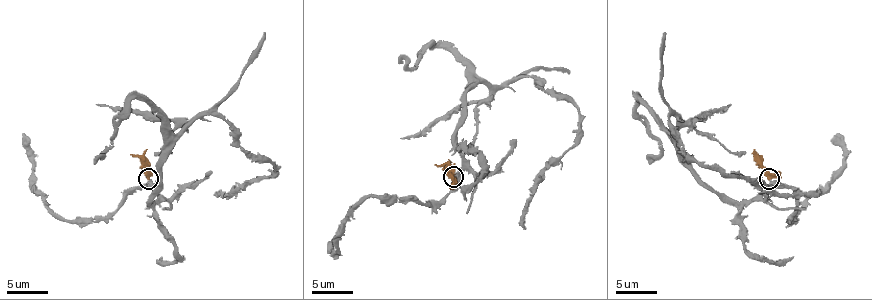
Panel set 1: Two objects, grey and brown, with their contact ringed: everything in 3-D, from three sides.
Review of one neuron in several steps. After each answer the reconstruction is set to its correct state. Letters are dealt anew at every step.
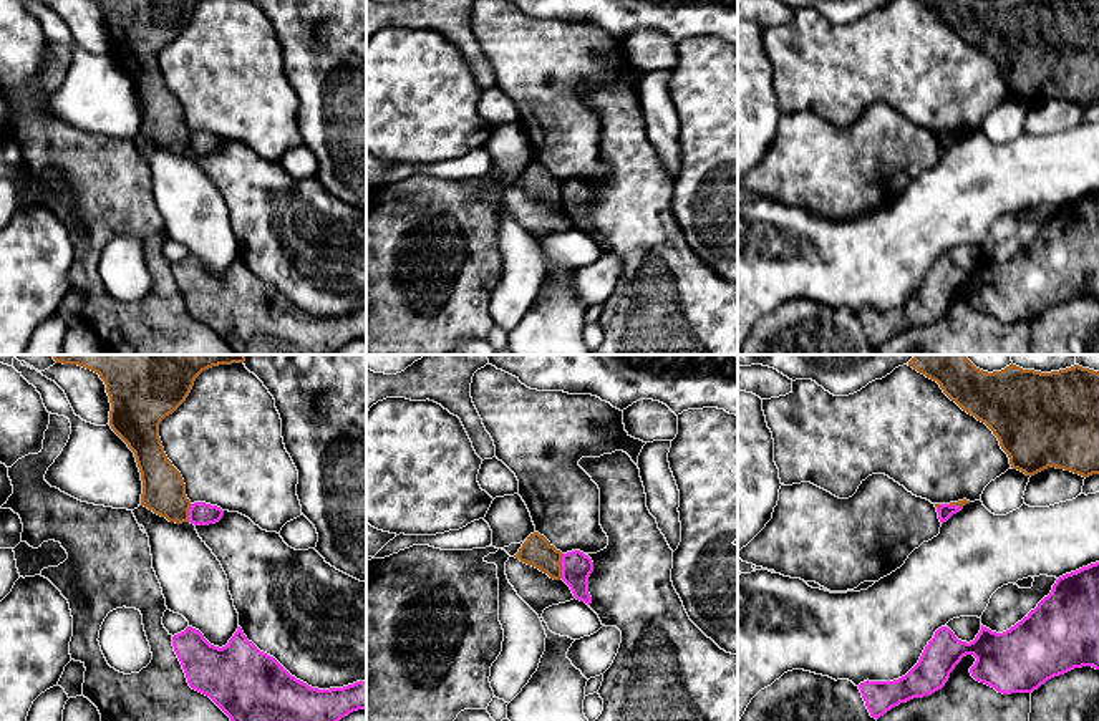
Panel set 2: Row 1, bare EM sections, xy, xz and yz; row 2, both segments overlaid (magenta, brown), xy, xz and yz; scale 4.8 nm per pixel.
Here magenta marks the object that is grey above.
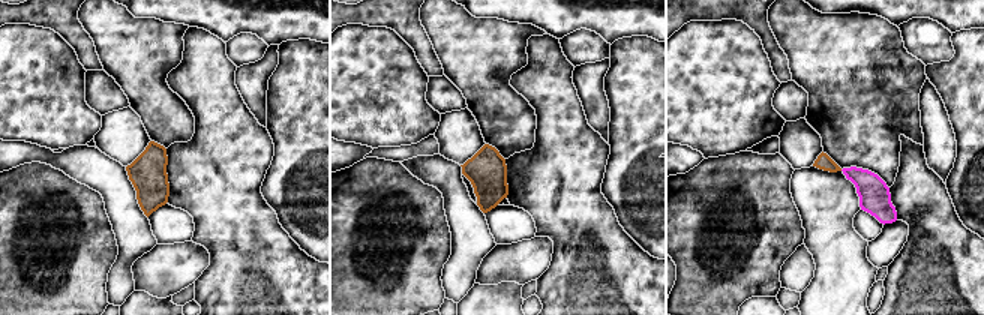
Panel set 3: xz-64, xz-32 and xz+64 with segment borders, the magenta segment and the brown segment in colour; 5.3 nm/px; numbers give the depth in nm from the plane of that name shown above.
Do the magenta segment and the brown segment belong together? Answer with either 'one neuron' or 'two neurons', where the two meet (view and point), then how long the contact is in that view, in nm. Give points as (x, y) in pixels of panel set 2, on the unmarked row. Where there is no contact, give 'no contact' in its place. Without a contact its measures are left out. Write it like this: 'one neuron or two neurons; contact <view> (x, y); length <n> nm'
two neurons; contact xz (561, 193); length 120 nm

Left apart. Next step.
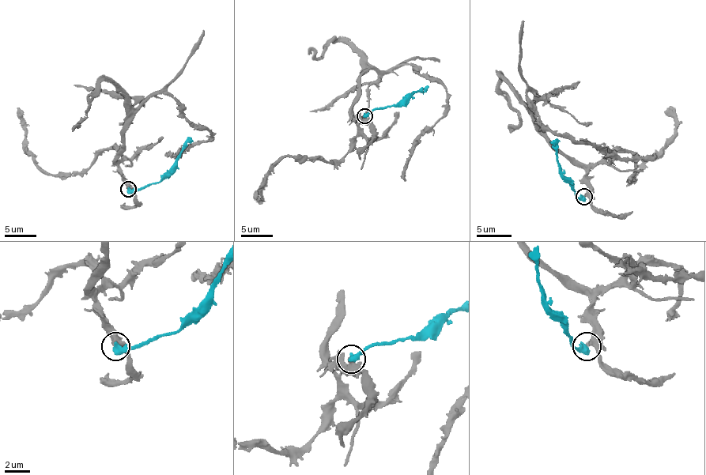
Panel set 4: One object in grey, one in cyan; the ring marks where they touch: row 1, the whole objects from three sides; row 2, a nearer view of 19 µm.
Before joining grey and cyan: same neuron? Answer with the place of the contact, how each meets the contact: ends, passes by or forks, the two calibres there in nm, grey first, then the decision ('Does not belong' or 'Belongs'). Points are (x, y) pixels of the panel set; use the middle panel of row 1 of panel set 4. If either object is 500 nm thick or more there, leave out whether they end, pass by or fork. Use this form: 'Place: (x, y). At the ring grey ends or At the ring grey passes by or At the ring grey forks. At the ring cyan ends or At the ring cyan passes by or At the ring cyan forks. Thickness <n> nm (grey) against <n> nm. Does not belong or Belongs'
Place: (364, 116). At the ring grey ends. At the ring cyan ends. Thickness 440 nm (grey) against 480 nm. Does not belong

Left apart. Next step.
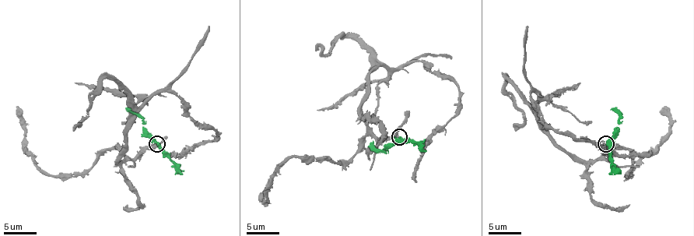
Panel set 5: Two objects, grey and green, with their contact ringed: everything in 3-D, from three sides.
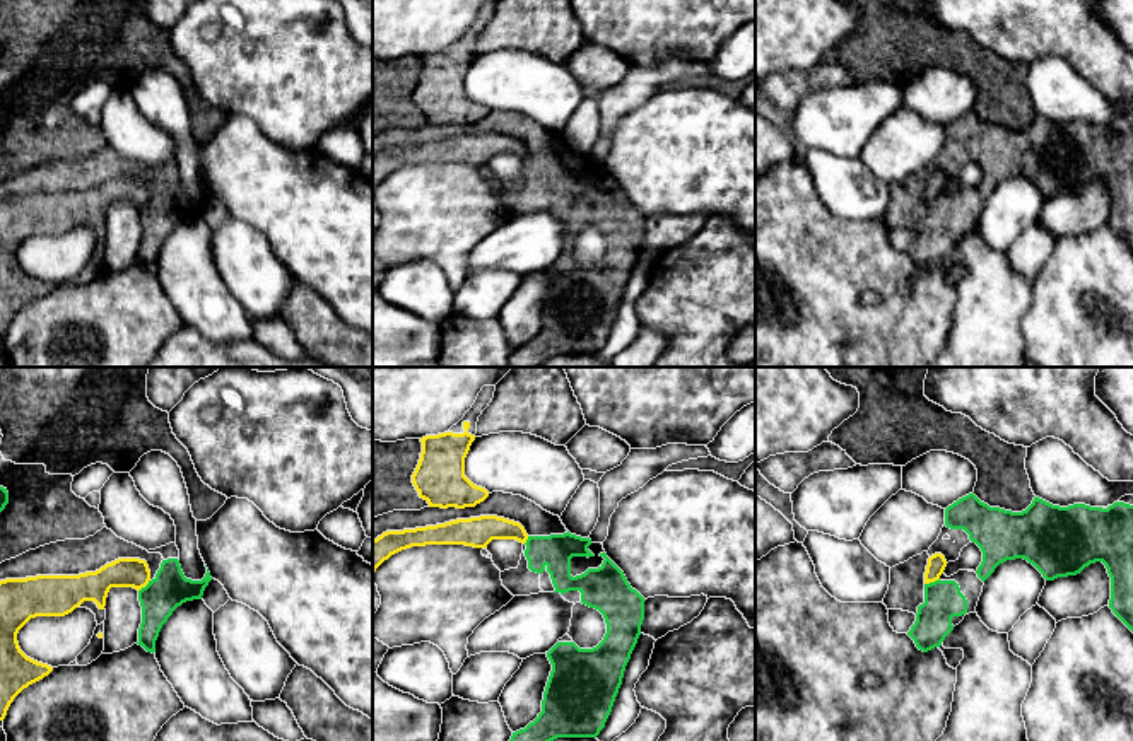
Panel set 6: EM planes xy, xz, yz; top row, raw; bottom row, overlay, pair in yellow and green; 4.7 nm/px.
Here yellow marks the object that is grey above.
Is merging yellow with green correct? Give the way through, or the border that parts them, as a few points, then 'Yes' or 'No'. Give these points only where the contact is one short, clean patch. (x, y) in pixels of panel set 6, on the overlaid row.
Path across: yz (937, 562), (932, 581), (944, 600). Yes

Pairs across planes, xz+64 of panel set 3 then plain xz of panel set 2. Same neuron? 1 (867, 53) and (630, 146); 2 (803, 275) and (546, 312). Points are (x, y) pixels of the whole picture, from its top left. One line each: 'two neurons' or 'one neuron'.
1: two neurons
2: two neurons

